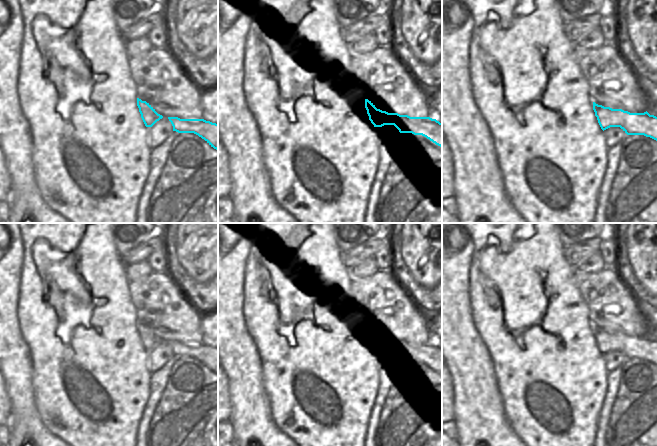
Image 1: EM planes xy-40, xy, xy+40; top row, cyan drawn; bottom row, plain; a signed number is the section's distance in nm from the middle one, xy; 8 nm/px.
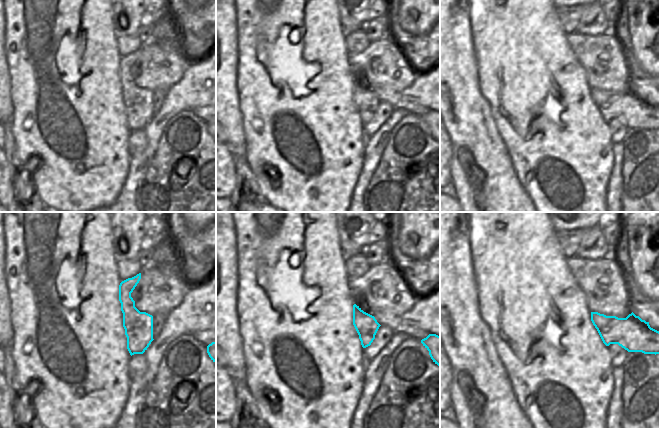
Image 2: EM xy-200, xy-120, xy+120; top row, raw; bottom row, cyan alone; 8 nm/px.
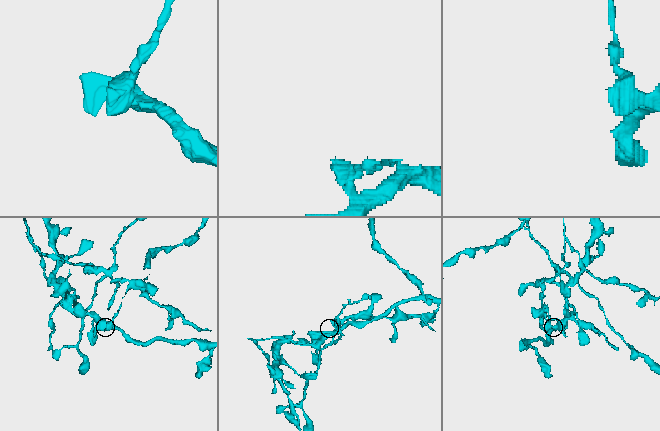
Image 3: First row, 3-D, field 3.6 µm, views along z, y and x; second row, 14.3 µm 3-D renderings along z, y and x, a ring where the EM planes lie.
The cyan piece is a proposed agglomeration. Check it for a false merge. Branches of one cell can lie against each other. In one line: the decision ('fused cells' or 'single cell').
fused cells

